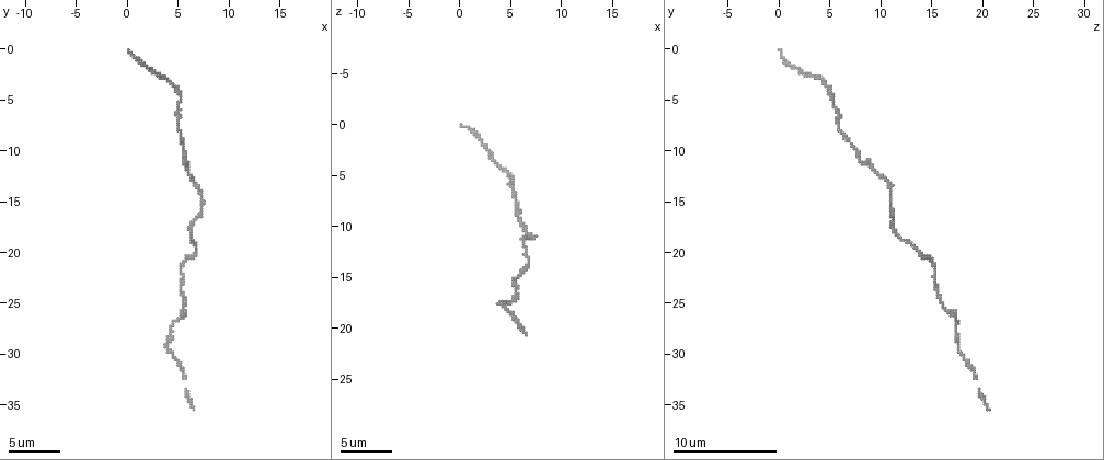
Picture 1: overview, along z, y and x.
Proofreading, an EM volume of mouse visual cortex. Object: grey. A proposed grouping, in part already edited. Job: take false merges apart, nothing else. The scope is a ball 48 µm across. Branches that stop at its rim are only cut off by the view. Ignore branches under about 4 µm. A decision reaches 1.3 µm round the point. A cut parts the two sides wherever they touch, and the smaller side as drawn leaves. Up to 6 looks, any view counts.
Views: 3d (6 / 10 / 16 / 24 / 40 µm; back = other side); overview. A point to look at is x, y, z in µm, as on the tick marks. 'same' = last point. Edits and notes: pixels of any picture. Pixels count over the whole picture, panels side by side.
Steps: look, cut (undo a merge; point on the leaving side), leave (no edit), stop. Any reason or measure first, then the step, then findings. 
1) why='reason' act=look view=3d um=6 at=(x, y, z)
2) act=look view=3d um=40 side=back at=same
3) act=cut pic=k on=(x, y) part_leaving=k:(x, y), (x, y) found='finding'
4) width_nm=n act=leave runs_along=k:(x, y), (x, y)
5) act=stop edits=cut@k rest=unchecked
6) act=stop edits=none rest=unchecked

why='calibre changes' act=look view=3d um=6 at=(5.4, 21.2, 15.0)

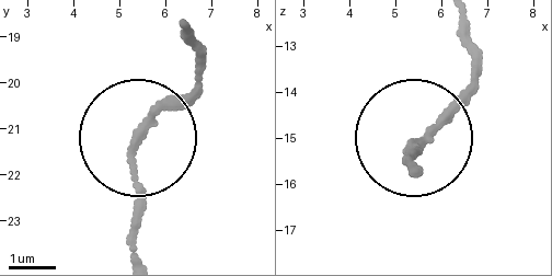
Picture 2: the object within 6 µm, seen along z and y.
act=leave runs_along=2:(466, 24), (473, 71), (406, 165) found='all the same cell'

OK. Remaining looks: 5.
act=look view=3d um=10 at=(4.2, 29.4, 17.8)

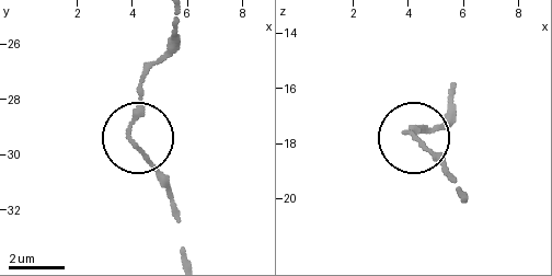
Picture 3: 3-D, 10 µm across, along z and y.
act=leave found='continuous, no second cell'

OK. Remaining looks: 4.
act=look view=3d um=10 at=(5.6, 10.6, 7.6)

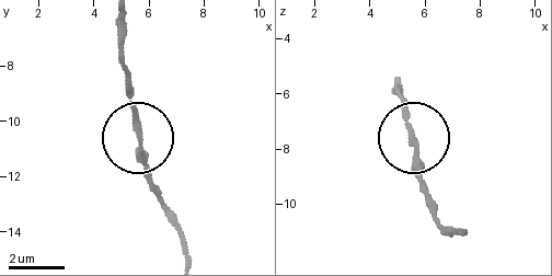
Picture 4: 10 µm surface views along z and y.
width_nm=200 act=leave runs_along=4:(460, 231), (441, 225), (423, 182), (404, 100) found='all the same cell'

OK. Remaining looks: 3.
act=stop edits=none rest=unchecked

